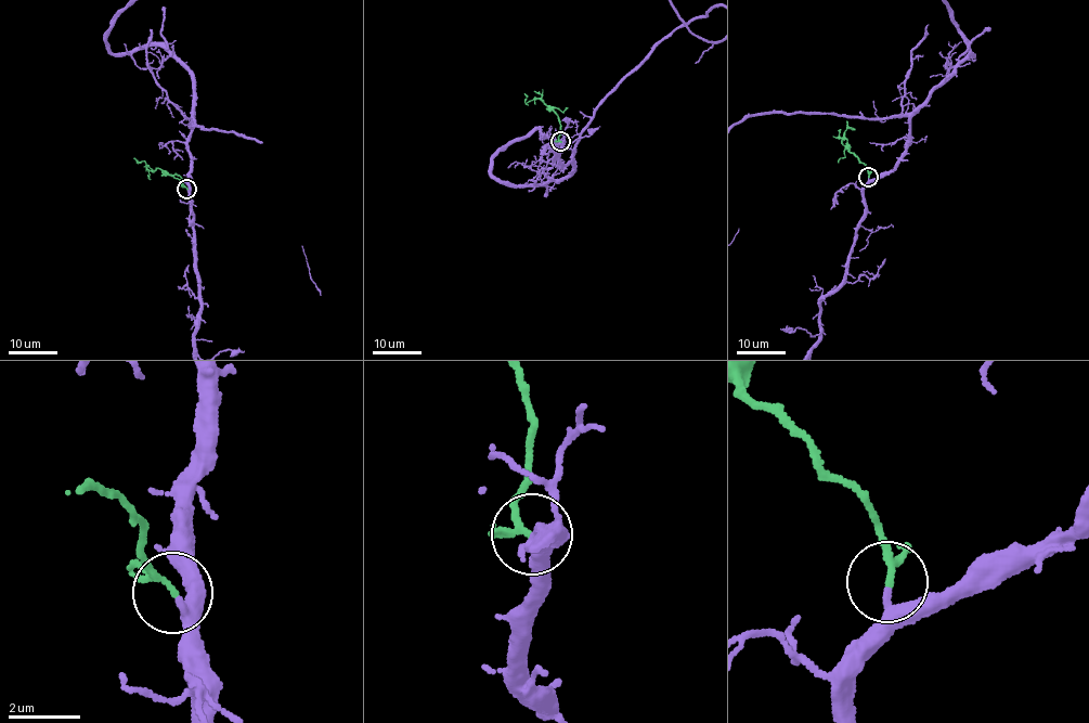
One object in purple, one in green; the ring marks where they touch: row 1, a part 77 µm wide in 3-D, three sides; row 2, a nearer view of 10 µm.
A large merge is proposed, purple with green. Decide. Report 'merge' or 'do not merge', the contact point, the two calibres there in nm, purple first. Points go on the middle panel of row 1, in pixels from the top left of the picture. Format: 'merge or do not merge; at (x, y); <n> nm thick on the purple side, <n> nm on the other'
merge; at (560, 141); 200 nm thick on the purple side, 150 nm on the other

